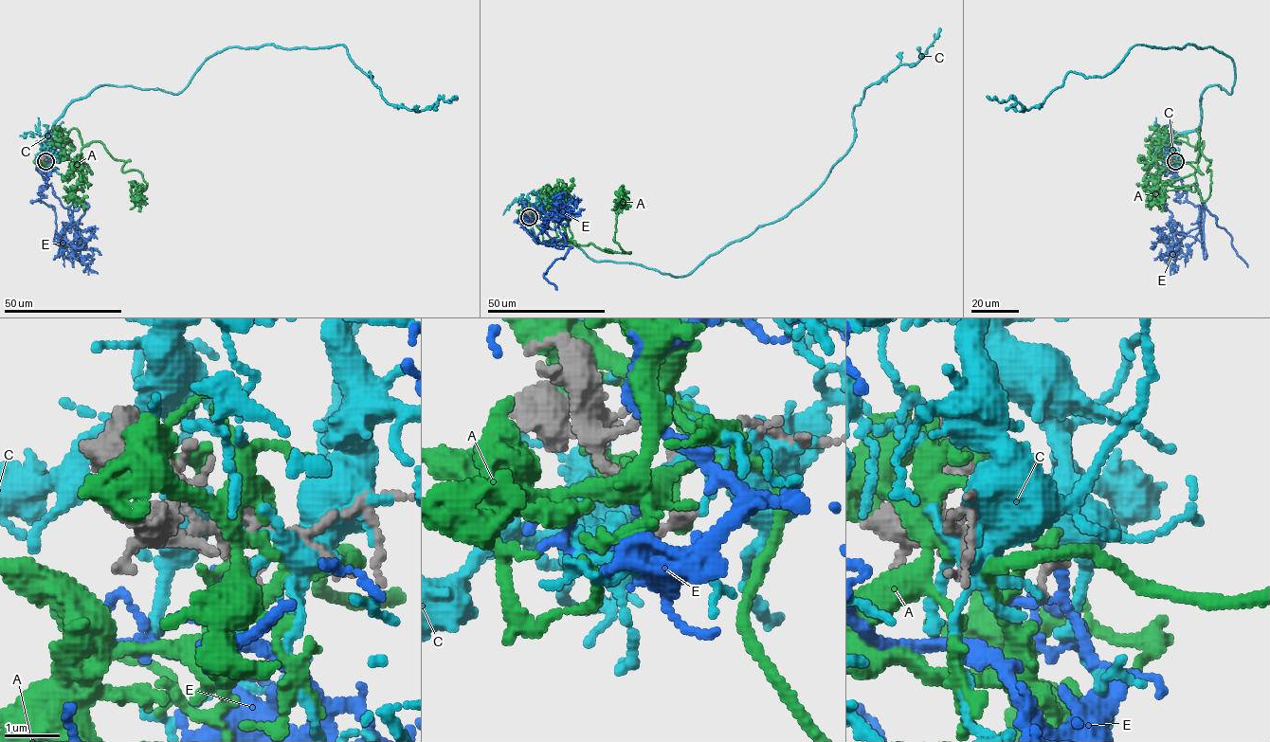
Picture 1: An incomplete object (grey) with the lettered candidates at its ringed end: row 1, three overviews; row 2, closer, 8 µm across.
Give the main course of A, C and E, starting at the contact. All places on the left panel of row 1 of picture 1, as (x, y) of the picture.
A: (46, 161), (74, 128), (141, 173), (147, 188), (131, 190), (146, 205)
C: (47, 163), (72, 101), (105, 84), (179, 93), (227, 47), (343, 45), (389, 103), (457, 96)
E: (45, 161), (42, 186), (50, 185), (68, 208), (79, 255), (71, 259), (40, 192), (30, 202)

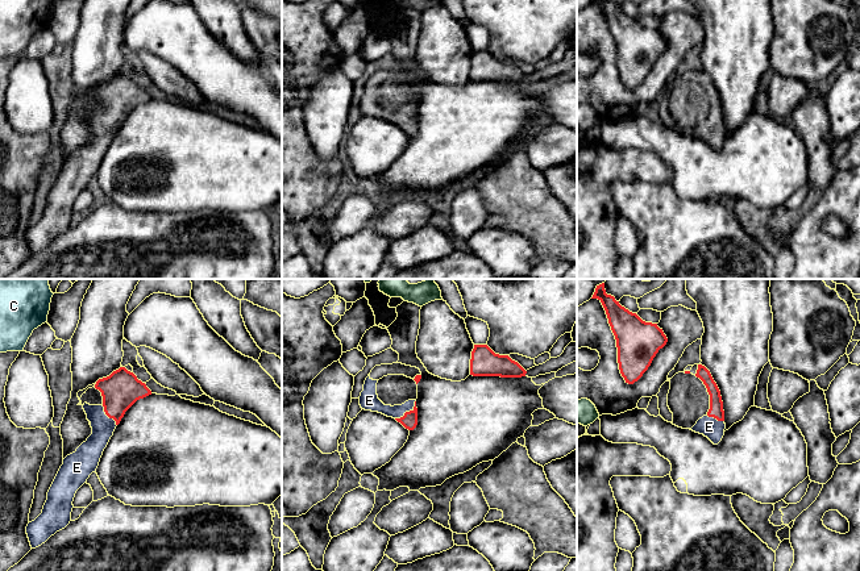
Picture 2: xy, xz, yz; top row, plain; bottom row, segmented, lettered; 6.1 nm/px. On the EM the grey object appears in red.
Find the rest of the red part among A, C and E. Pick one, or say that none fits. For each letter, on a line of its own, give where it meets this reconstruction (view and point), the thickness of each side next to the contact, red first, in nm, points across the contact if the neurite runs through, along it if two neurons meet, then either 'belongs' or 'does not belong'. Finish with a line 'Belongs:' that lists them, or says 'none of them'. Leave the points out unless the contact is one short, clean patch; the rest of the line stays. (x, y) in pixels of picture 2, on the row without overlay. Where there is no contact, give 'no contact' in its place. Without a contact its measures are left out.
A: no contact | does not belong
C: no contact | does not belong
E: xz (407, 117) | 100/120 nm | across xz (410, 125), (407, 117), (390, 117), (369, 105) | belongs
Belongs: E

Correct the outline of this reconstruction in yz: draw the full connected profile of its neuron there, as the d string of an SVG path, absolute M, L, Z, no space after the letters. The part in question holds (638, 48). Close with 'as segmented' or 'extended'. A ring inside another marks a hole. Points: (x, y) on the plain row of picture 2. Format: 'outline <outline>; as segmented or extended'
outline M593 0L607 20L608 29L616 45L618 68L626 88L633 89L651 71L668 43L657 29L643 26L630 17L611 0Z; as segmented

